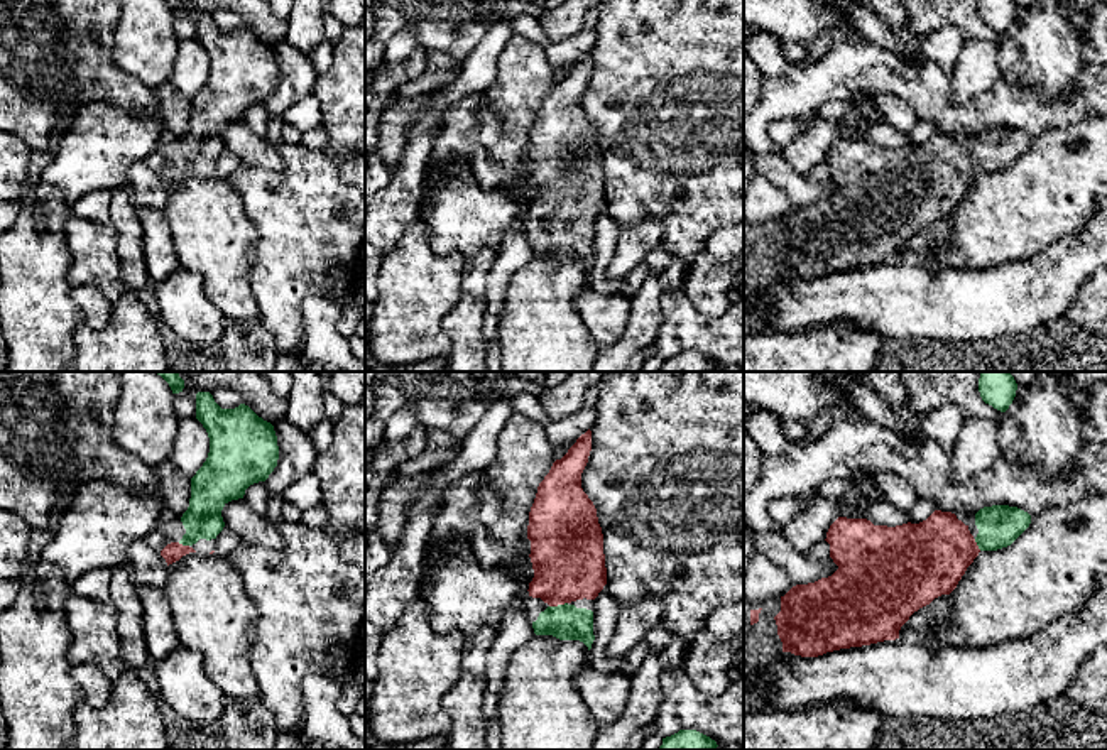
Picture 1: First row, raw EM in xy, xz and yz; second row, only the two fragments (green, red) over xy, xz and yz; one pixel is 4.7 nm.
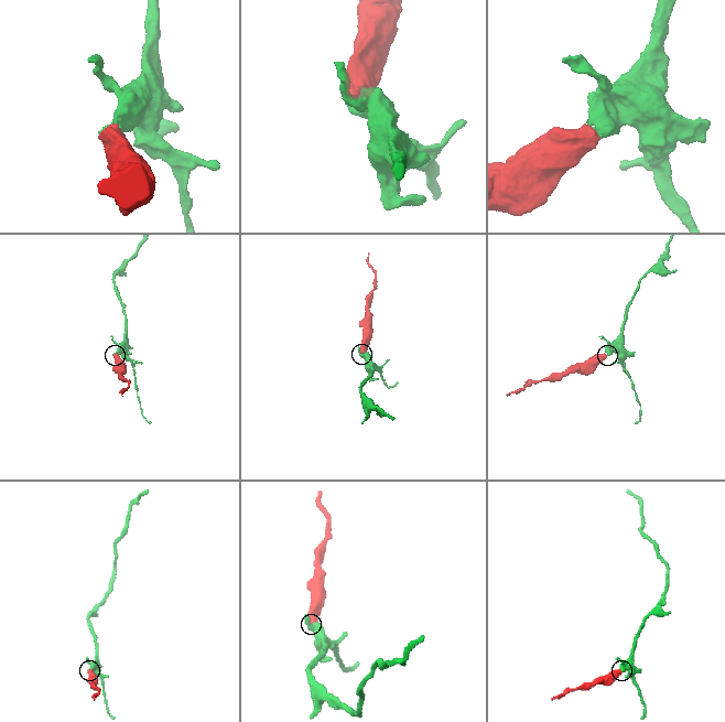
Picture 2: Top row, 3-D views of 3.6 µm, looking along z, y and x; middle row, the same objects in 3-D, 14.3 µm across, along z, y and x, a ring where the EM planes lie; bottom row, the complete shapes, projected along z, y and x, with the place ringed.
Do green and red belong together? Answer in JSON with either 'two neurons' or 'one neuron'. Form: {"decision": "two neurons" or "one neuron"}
{"decision": "one neuron"}

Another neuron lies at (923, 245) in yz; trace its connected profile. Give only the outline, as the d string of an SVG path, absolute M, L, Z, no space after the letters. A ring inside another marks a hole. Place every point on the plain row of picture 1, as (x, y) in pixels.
M950 216L935 220L930 226L919 230L909 238L909 242L901 248L899 258L914 258L924 265L938 253L940 245L946 242L952 226Z

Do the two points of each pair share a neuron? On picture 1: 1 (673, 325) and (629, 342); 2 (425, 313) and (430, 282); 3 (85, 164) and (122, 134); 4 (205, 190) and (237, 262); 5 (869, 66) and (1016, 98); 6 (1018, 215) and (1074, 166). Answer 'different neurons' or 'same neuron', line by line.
1: different neurons
2: same neuron
3: same neuron
4: same neuron
5: same neuron
6: same neuron

